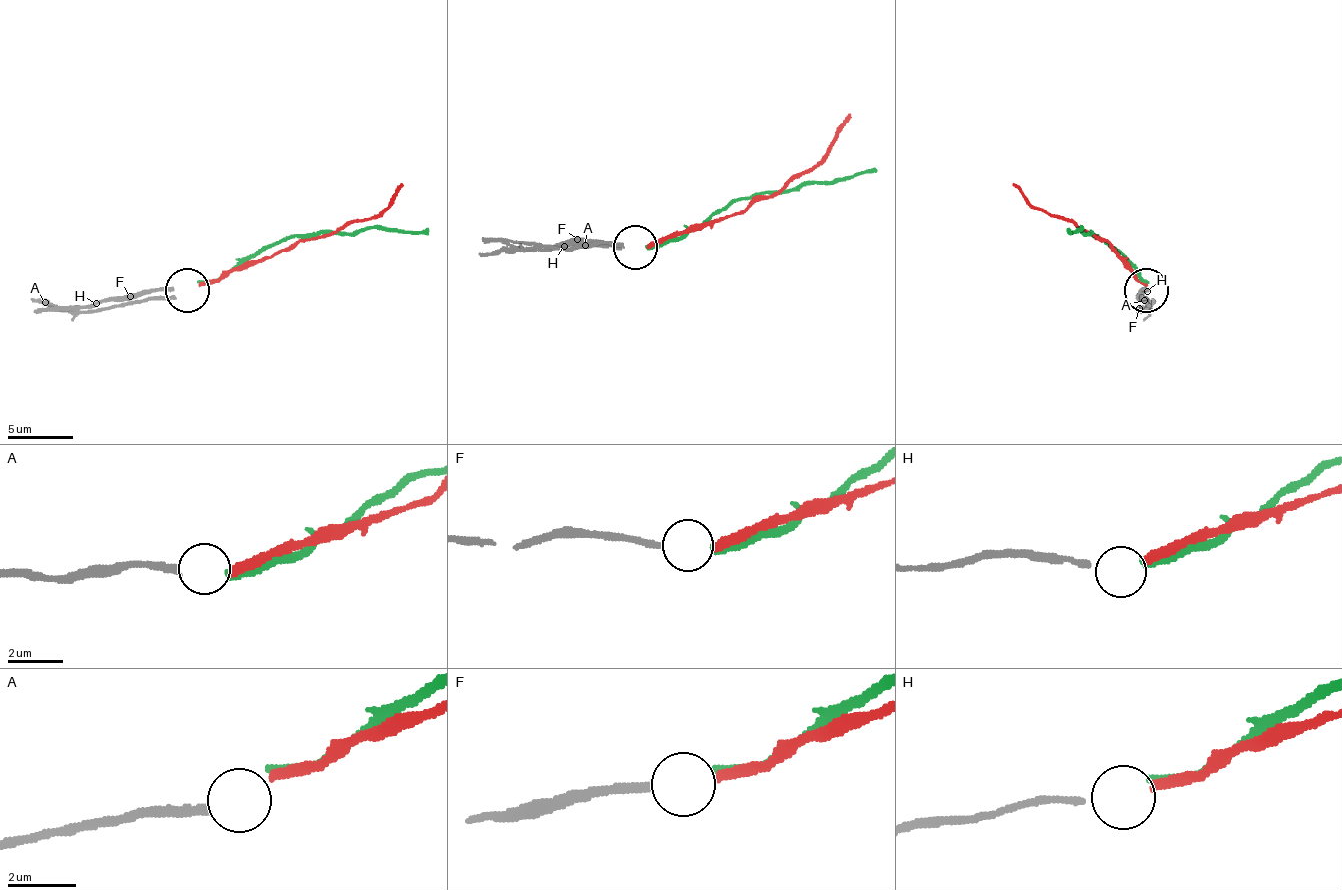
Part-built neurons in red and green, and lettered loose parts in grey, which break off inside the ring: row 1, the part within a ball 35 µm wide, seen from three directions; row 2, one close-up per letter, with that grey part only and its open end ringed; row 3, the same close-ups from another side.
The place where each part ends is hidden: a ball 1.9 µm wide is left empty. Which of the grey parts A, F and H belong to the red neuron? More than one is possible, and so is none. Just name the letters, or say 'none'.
H

